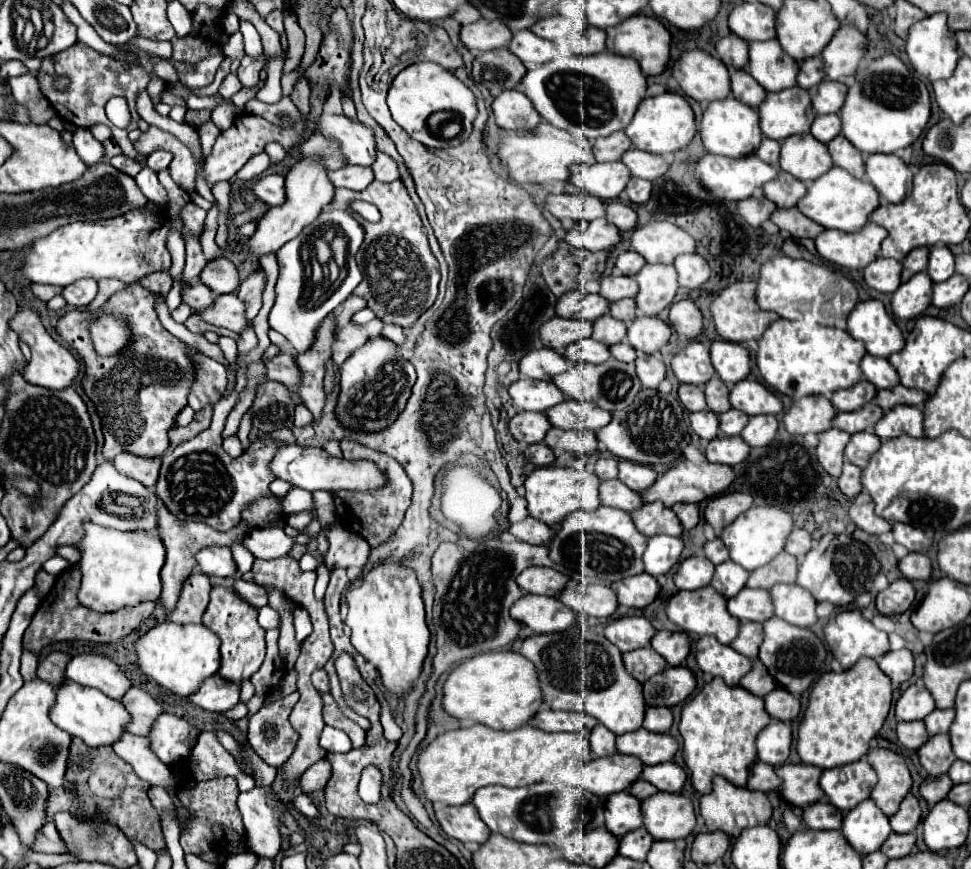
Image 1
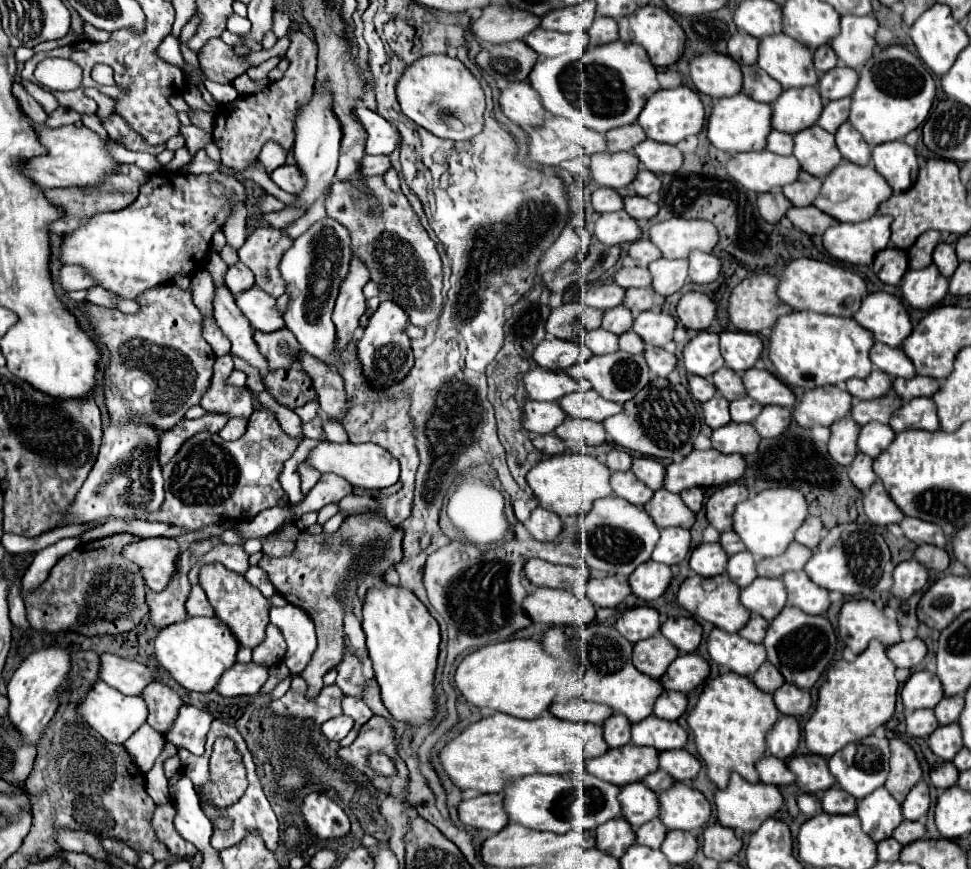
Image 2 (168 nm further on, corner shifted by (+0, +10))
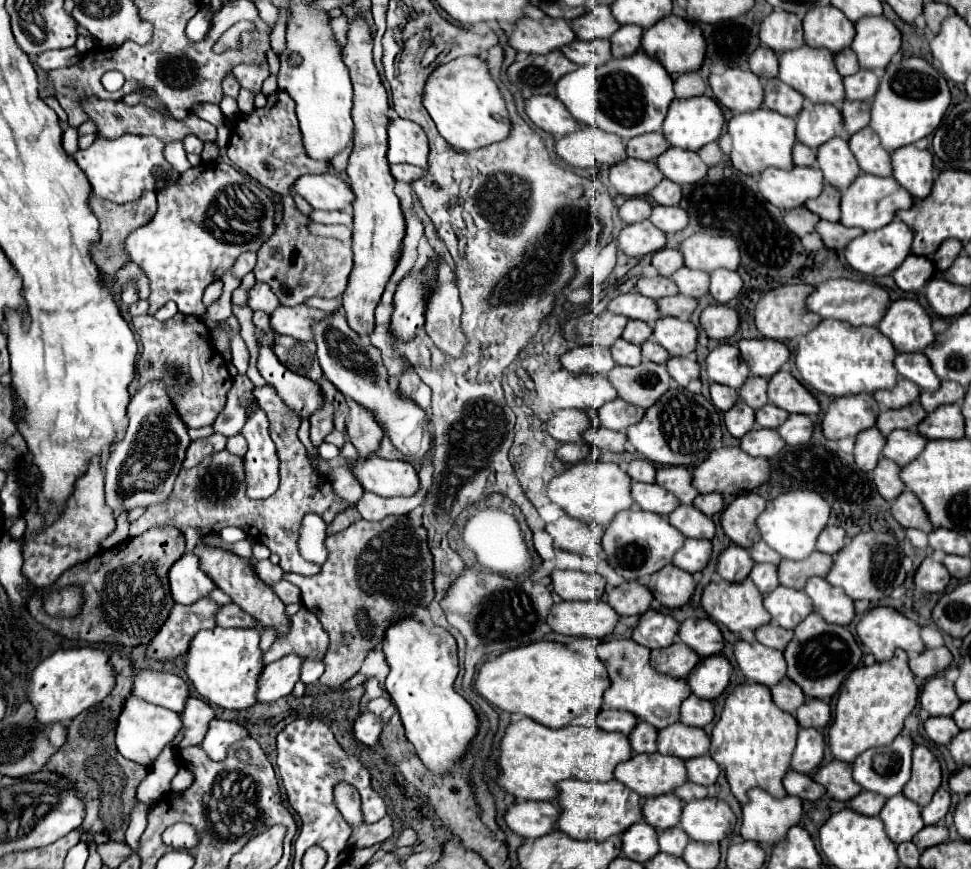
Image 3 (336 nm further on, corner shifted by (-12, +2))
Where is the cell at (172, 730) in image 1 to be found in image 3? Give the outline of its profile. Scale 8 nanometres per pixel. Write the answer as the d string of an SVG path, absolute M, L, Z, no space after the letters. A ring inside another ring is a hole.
M213 718L209 722L209 732L205 734L205 740L199 744L199 748L203 748L211 760L223 760L231 750L231 746L245 736L247 730L237 722Z

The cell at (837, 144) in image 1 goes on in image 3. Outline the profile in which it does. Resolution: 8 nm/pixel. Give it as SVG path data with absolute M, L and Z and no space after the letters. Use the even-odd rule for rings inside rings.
M863 128L861 132L853 134L849 138L849 148L863 172L875 176L891 176L893 170L889 152L881 146L877 134L871 128Z

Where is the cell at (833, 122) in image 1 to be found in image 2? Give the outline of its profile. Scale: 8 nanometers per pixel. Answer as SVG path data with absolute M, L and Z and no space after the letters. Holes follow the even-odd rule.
M839 98L839 100L831 100L825 104L825 110L819 118L819 126L825 128L827 132L835 134L837 128L847 122L849 118L849 108L851 108L851 98Z

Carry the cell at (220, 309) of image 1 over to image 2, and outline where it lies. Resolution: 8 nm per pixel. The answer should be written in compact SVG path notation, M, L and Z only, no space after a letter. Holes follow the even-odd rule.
M257 286L243 292L241 296L235 296L235 300L255 330L275 332L279 328L285 328L283 314L277 310L277 300Z

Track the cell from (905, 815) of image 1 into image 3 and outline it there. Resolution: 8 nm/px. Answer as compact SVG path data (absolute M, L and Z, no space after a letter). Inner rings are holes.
M939 788L933 796L933 800L921 810L921 816L923 816L923 822L925 824L937 824L945 818L947 810L949 810L949 804L951 804L951 796L945 788Z

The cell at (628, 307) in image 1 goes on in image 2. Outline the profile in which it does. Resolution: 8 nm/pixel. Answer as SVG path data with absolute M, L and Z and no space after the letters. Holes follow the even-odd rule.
M629 288L625 294L623 306L629 308L633 314L639 314L643 310L659 308L665 302L665 296L657 294L653 288Z

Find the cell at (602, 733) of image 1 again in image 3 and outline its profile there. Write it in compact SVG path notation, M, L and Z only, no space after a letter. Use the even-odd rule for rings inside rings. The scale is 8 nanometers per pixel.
M637 722L633 732L629 734L629 744L633 752L637 754L649 754L655 752L655 738L657 738L657 728L653 728L647 722Z

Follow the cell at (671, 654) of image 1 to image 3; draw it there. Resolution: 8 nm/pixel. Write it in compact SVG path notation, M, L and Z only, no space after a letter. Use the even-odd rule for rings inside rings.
M687 618L679 628L679 640L685 642L691 650L695 650L701 658L719 654L723 650L723 636L715 622Z

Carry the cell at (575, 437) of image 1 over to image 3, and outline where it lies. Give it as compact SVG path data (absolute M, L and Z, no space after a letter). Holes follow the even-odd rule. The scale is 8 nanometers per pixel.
M603 426L597 428L589 428L585 432L585 440L593 446L597 446L599 450L609 450L609 452L623 452L625 450L625 442L627 436L625 432L615 432L615 430L607 430Z

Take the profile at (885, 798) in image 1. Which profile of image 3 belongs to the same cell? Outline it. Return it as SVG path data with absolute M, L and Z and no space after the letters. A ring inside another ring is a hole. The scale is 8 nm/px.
M915 746L913 748L913 774L903 788L903 794L923 808L929 804L939 784L941 780L939 780L937 758L925 746Z

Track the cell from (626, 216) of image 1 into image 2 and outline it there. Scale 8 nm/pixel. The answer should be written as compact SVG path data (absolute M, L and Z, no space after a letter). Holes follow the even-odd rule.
M631 196L631 198L625 198L625 210L629 212L629 216L637 220L651 220L653 216L657 216L659 204L643 196Z

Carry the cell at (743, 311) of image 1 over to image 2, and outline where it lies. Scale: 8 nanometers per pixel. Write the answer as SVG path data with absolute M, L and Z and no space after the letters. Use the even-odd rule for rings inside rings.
M757 274L745 278L729 298L729 318L735 328L757 334L763 328L773 328L777 318L793 312L791 306L777 296L777 276Z

